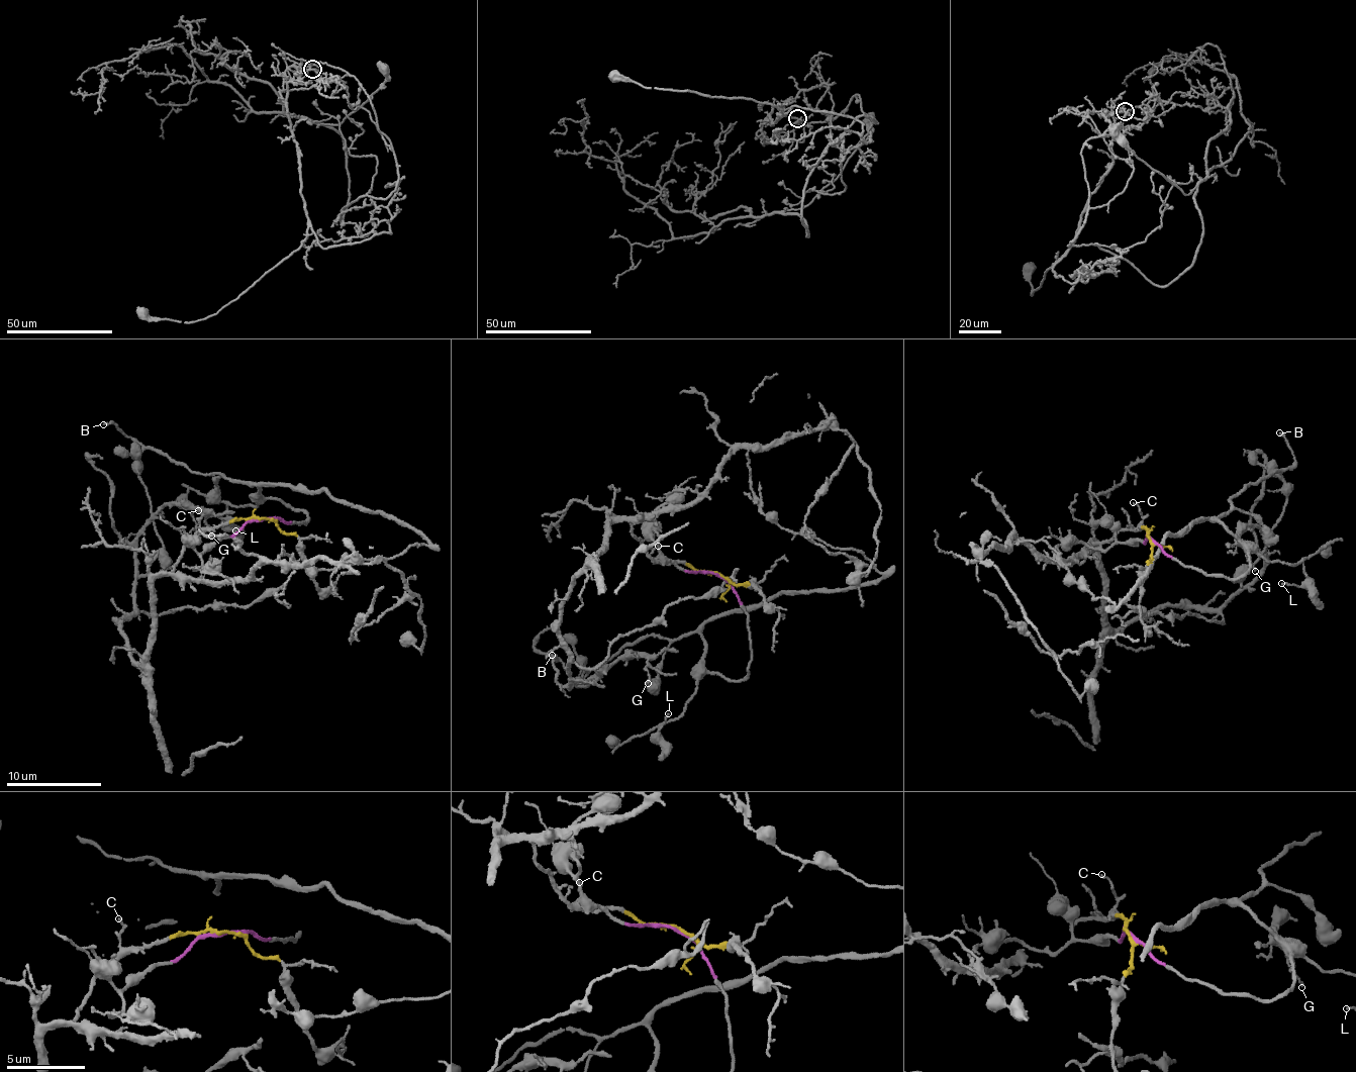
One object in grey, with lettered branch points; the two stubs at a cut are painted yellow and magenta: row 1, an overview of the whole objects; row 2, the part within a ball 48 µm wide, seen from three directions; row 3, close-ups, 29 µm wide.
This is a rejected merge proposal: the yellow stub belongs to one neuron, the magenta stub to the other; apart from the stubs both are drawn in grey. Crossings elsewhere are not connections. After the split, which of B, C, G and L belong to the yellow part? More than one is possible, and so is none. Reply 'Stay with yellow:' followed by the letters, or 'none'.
Stay with yellow: C, G

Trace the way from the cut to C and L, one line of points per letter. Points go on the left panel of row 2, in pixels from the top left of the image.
C: (265, 519), (240, 517), (223, 525), (201, 526), (198, 509)
L: (263, 519), (306, 523), (307, 516), (263, 498), (256, 506), (228, 506), (227, 527), (235, 531)

